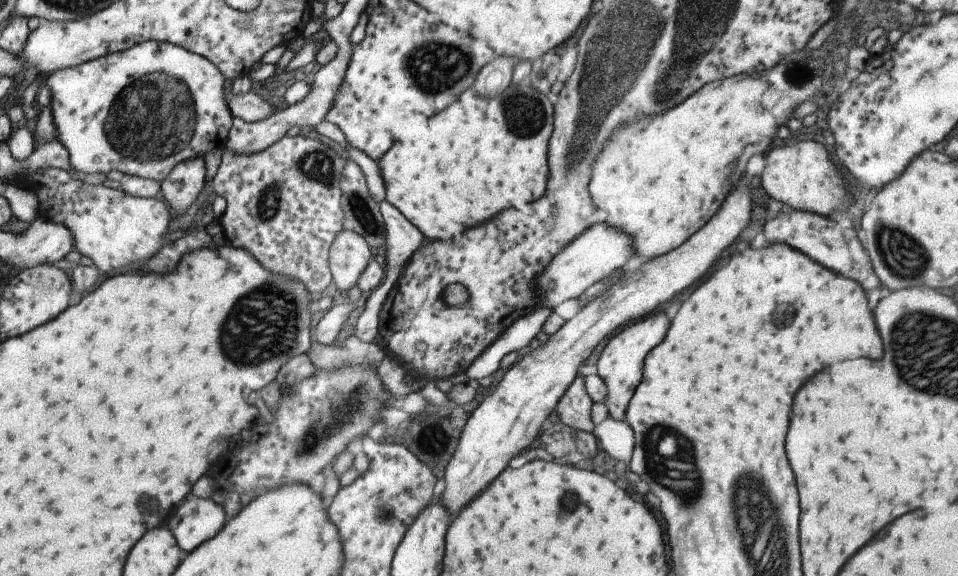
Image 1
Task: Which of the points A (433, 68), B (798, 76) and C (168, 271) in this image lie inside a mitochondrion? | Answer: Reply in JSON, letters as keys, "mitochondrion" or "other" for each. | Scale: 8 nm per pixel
{"A":"mitochondrion","B":"mitochondrion","C":"other"}

